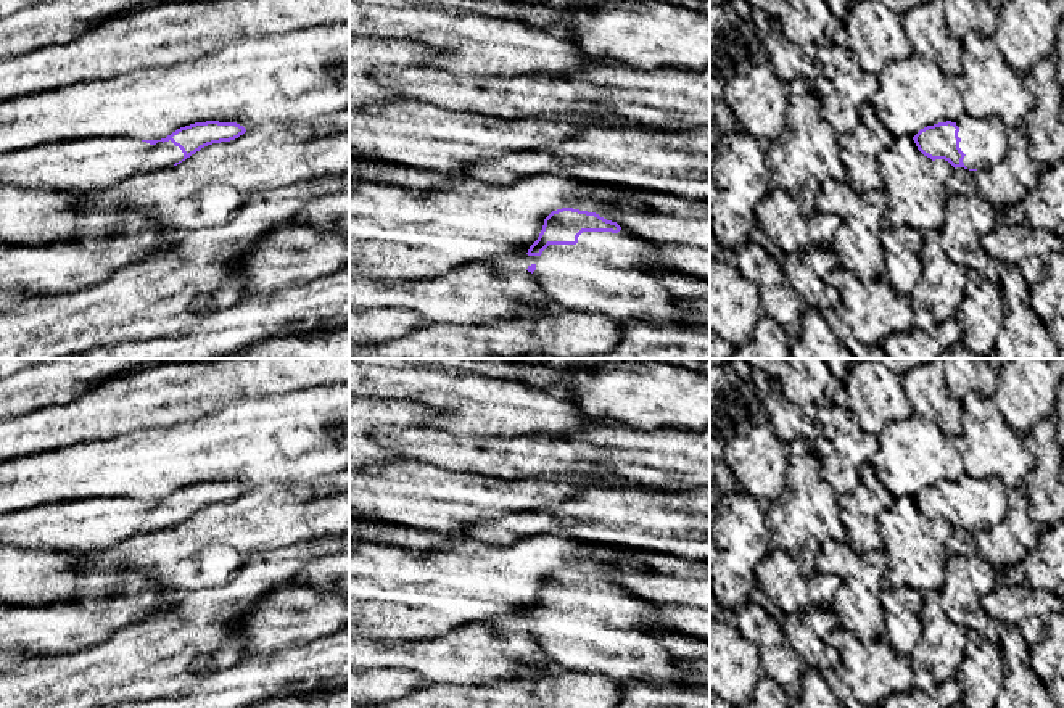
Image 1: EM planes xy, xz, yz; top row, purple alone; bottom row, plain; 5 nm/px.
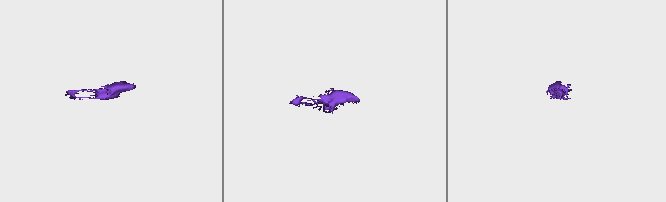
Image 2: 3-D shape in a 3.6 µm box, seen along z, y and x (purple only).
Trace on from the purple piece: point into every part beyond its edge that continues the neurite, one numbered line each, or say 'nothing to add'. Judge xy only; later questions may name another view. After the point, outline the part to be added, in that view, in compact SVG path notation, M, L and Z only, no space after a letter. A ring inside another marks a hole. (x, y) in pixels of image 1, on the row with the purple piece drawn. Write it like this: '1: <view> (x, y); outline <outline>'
1: xy (81, 166); outline M90 137L47 142L0 153L0 183L85 195L113 188L134 175L169 169L182 159L182 150L171 140L164 143L158 142L156 145L130 137Z

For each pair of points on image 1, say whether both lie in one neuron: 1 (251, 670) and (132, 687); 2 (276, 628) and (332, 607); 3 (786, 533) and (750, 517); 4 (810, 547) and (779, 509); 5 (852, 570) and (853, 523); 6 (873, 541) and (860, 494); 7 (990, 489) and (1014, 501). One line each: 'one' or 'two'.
1: two
2: one
3: two
4: one
5: two
6: one
7: two

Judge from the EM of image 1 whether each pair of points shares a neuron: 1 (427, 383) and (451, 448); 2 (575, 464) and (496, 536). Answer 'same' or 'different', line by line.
1: different
2: different

